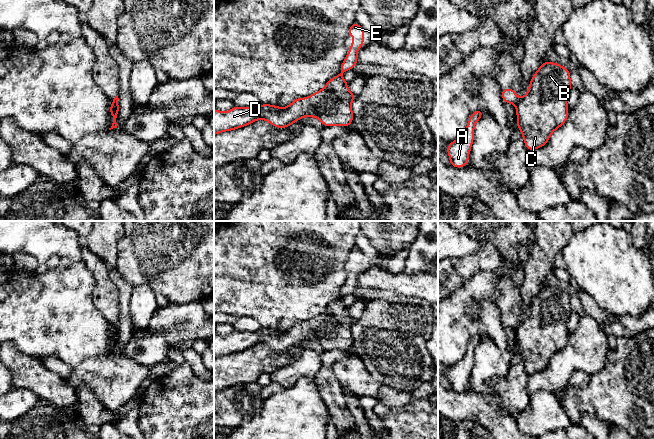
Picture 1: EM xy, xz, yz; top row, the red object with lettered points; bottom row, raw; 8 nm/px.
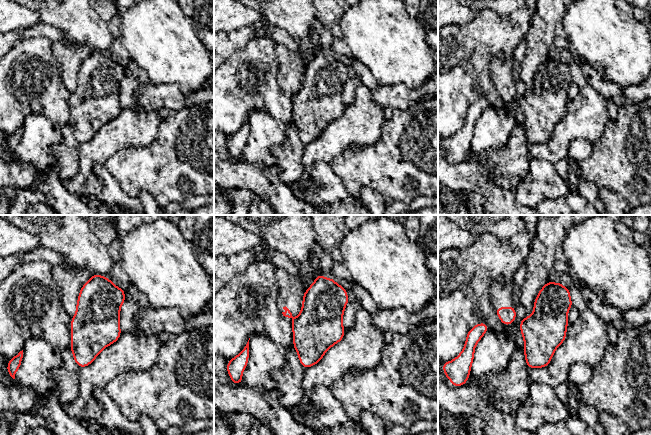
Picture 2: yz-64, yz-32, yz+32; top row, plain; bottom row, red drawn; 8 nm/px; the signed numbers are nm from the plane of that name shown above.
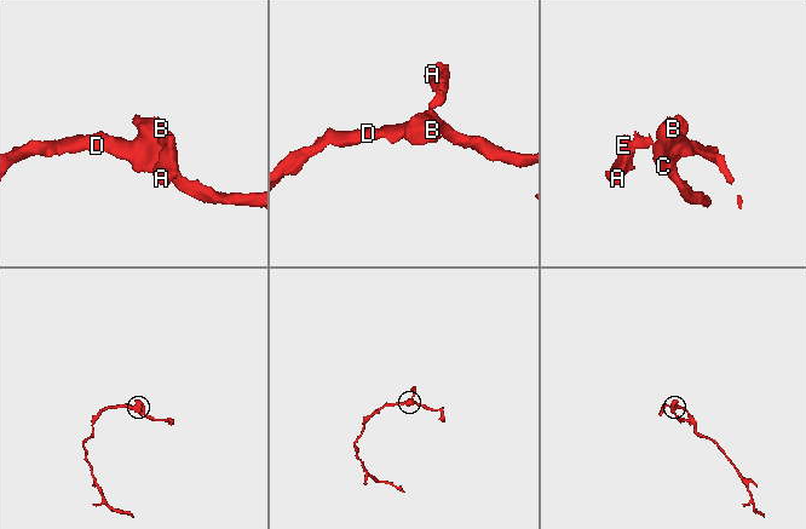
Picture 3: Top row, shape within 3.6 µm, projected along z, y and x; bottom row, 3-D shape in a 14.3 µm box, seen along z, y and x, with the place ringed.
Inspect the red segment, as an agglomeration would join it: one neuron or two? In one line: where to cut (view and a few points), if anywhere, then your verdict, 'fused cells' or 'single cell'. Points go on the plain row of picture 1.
yz (519, 323), (515, 327) | fused cells

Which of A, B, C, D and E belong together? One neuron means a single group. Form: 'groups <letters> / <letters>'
groups A E / B C D

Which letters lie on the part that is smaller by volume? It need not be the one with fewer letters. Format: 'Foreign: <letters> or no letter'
Foreign: A, E

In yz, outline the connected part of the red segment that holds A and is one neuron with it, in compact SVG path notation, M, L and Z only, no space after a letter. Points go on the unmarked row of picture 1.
M484 334L472 336L463 359L447 370L447 377L450 382L450 389L462 392L469 387L469 377L474 365L474 350L484 338Z

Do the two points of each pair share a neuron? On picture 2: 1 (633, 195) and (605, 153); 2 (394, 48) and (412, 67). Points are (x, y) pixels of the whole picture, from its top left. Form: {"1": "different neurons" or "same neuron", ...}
{"1": "same neuron", "2": "same neuron"}

